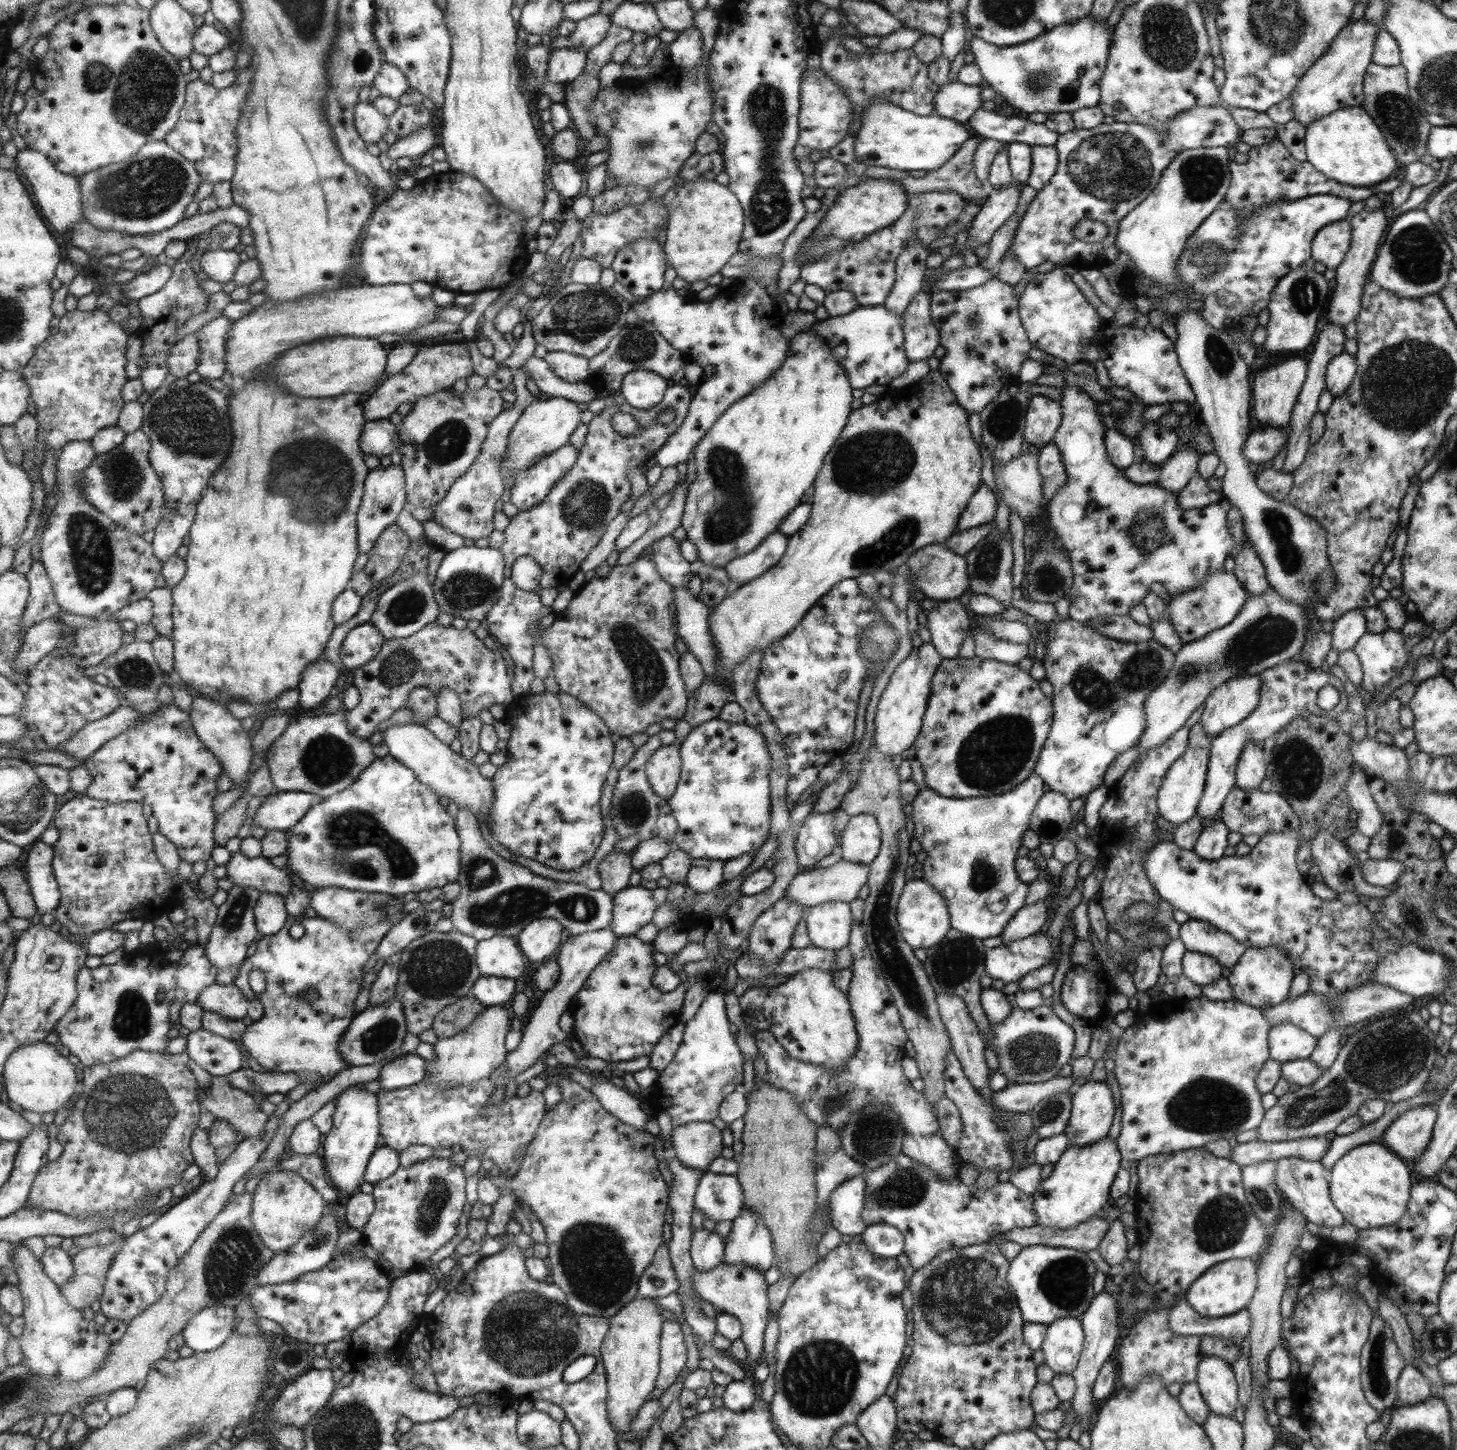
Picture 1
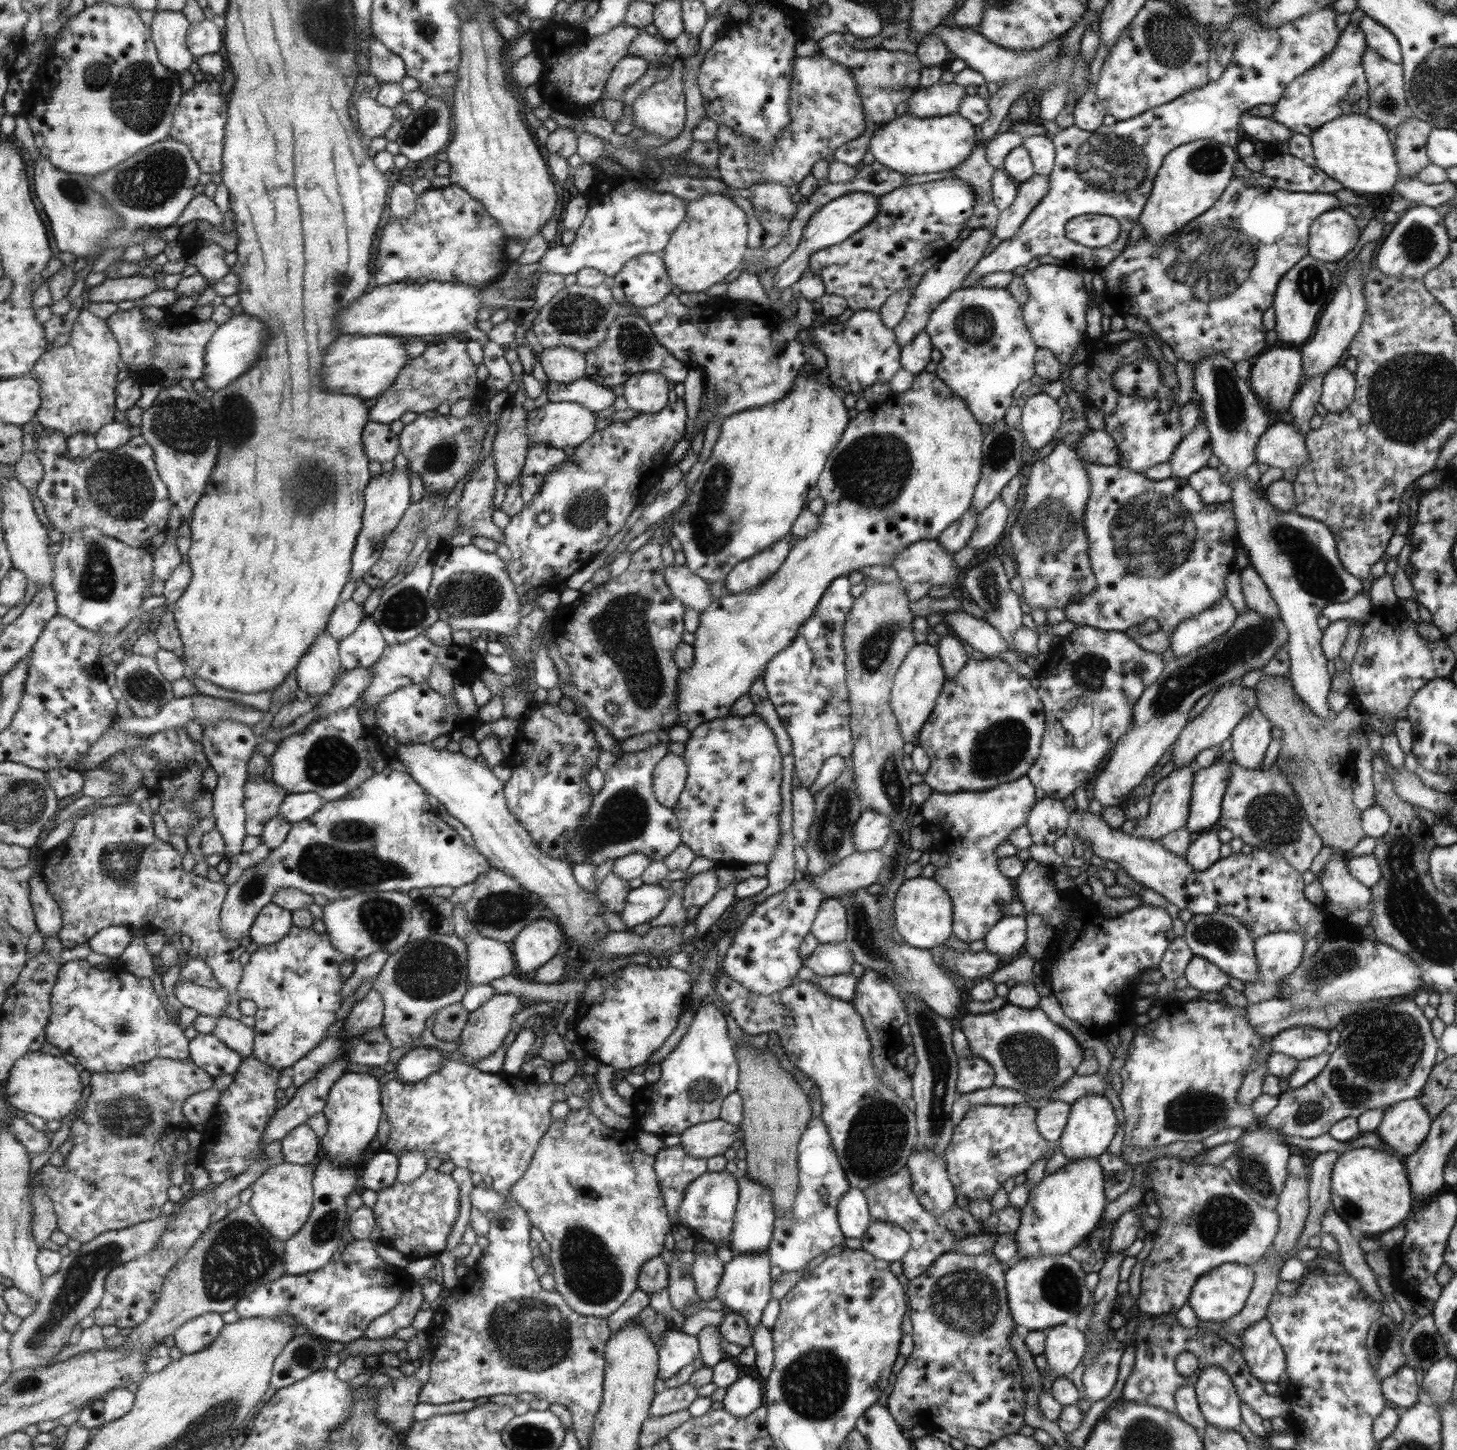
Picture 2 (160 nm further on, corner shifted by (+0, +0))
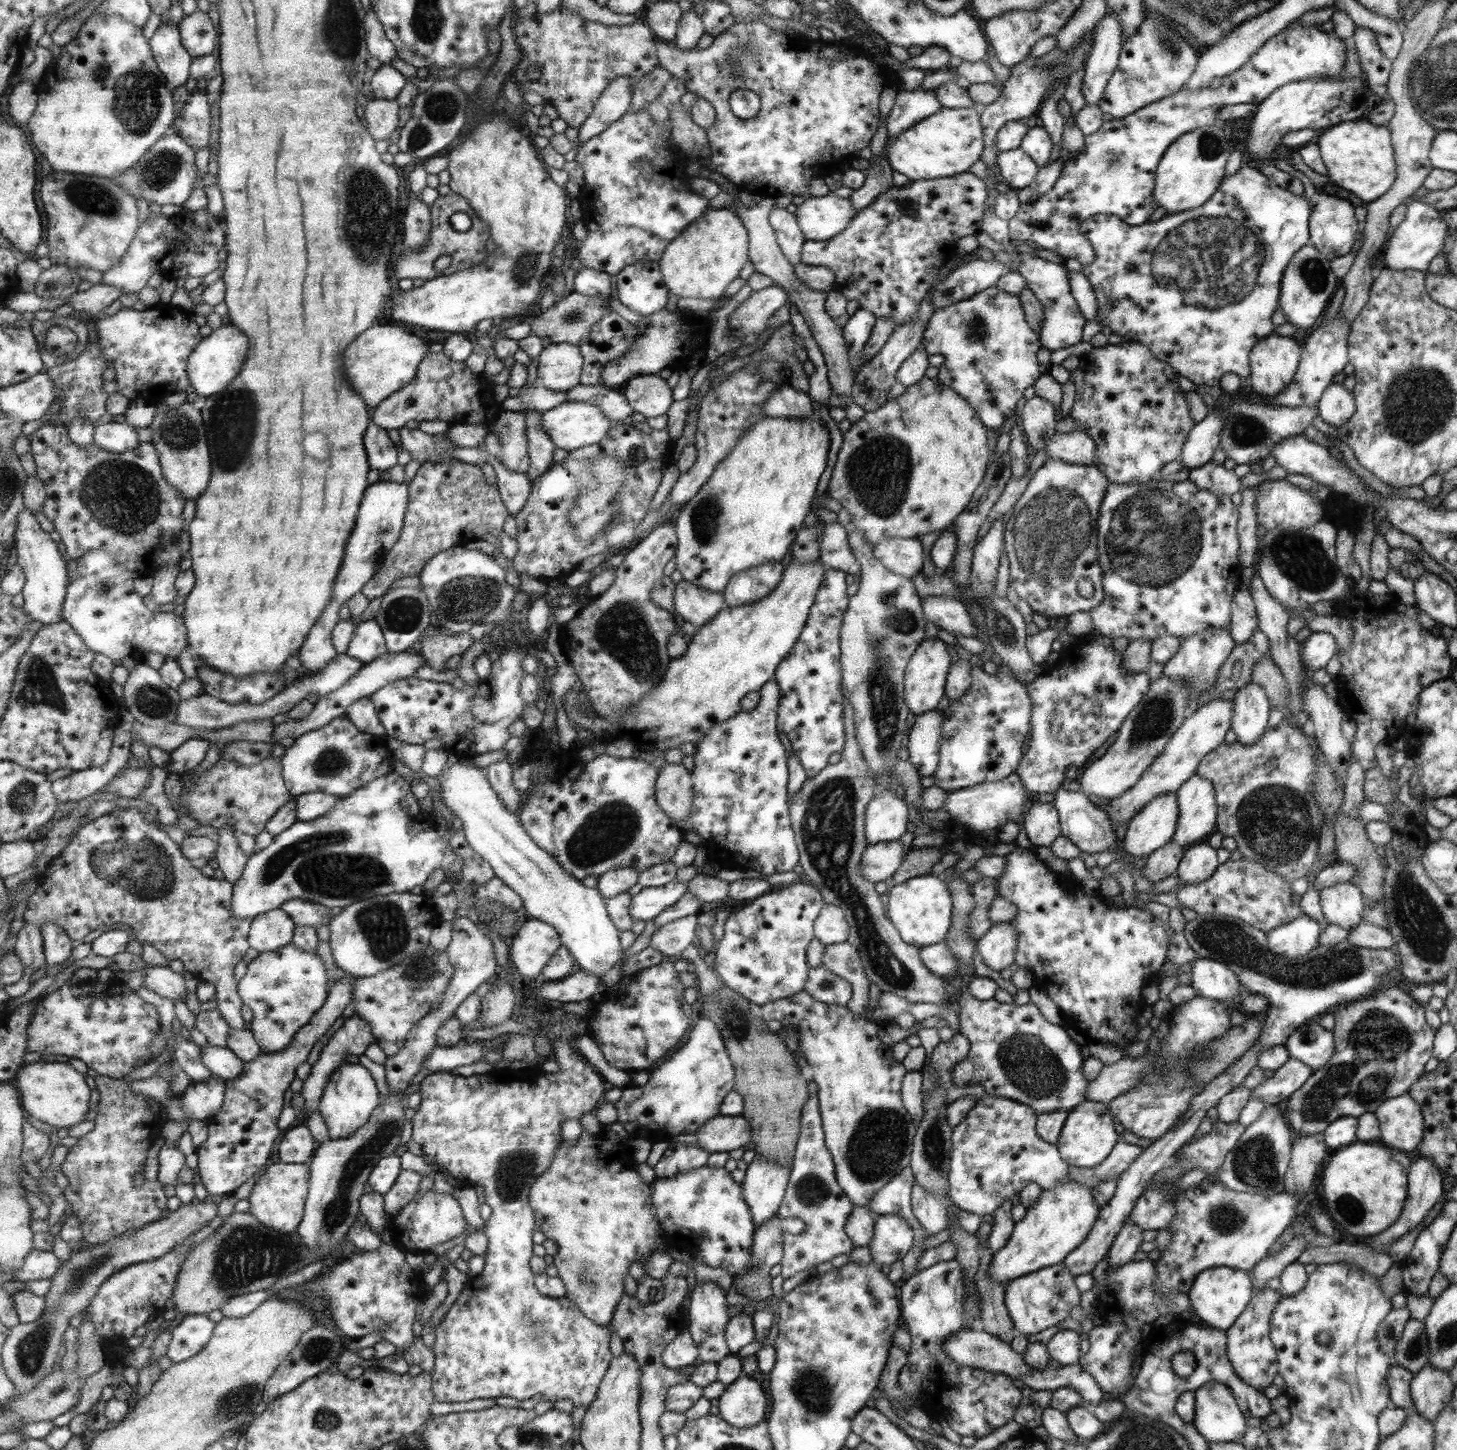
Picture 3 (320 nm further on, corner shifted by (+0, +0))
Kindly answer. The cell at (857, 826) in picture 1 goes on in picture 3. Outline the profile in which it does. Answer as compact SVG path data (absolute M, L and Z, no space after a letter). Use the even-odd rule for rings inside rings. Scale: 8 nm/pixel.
M889 791L875 792L866 806L864 831L868 844L897 841L905 834L910 819L909 806L897 794Z

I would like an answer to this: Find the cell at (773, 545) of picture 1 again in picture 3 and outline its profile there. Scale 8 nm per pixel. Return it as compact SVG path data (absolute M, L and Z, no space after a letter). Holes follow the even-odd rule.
M766 562L735 573L730 578L729 585L721 593L724 604L731 607L757 602L777 587L783 571L780 562Z

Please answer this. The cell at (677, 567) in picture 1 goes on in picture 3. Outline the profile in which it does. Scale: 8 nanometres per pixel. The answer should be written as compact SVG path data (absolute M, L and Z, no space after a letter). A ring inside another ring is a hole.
M682 579L674 591L676 612L696 628L717 614L724 604L721 593L708 592Z

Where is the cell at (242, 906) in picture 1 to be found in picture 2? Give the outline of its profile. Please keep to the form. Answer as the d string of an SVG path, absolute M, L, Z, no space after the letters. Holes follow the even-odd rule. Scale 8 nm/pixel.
M387 767L381 774L376 774L373 778L364 782L357 790L350 792L338 801L328 802L317 814L310 816L307 820L292 825L288 838L281 846L274 848L269 853L269 856L264 861L258 862L255 866L248 868L241 878L230 886L228 897L223 905L222 924L223 934L227 940L231 942L243 942L243 938L251 936L251 928L253 928L257 917L262 913L262 910L274 902L278 890L284 888L297 888L307 894L323 894L329 901L339 900L340 898L351 898L358 894L363 894L369 891L381 891L384 893L390 892L411 892L413 888L427 888L427 886L451 886L459 888L465 884L475 882L480 876L492 870L493 865L483 853L477 852L475 846L470 846L457 835L455 828L449 826L445 819L439 814L436 808L431 808L431 804L427 802L426 790L421 786L409 772L400 772Z

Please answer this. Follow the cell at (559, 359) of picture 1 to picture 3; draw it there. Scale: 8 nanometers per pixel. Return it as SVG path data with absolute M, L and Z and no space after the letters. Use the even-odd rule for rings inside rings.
M562 342L543 348L538 356L538 384L559 392L568 392L582 382L584 356L579 345Z

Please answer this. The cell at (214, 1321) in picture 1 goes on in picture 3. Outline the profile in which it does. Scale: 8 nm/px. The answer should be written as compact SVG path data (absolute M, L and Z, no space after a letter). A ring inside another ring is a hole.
M208 1315L186 1316L172 1331L166 1356L175 1364L197 1356L209 1344L215 1323Z

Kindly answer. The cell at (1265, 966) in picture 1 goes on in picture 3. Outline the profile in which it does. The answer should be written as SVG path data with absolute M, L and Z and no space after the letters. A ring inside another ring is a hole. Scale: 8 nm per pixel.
M1301 913L1285 926L1277 926L1267 932L1267 948L1271 954L1293 959L1311 953L1318 945L1319 922Z

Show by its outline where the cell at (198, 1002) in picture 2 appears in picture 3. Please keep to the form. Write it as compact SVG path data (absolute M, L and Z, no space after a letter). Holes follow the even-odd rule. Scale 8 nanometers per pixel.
M146 965L142 968L144 977L144 986L157 995L172 1000L186 1000L187 986L183 976L175 974L171 968L163 966Z

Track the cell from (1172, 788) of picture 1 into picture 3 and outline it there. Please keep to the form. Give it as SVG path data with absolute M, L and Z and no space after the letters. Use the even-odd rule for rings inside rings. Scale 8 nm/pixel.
M1176 792L1162 794L1146 803L1126 825L1122 852L1132 858L1145 858L1170 842L1177 822Z

